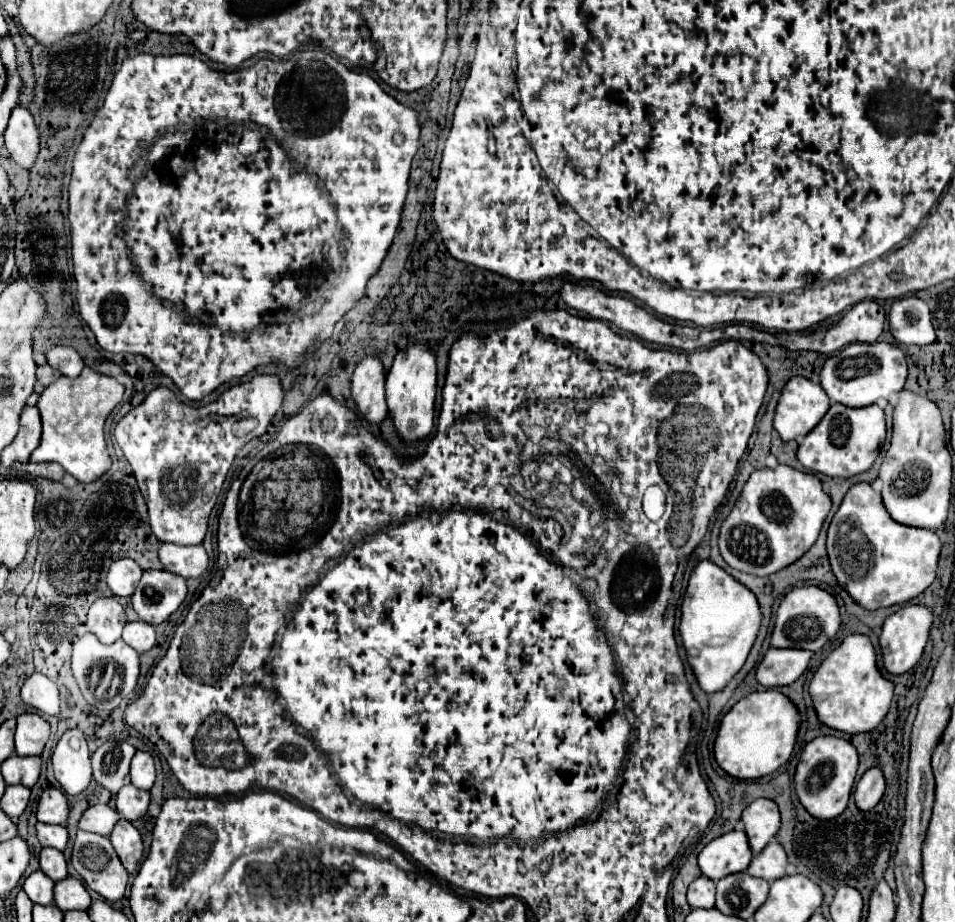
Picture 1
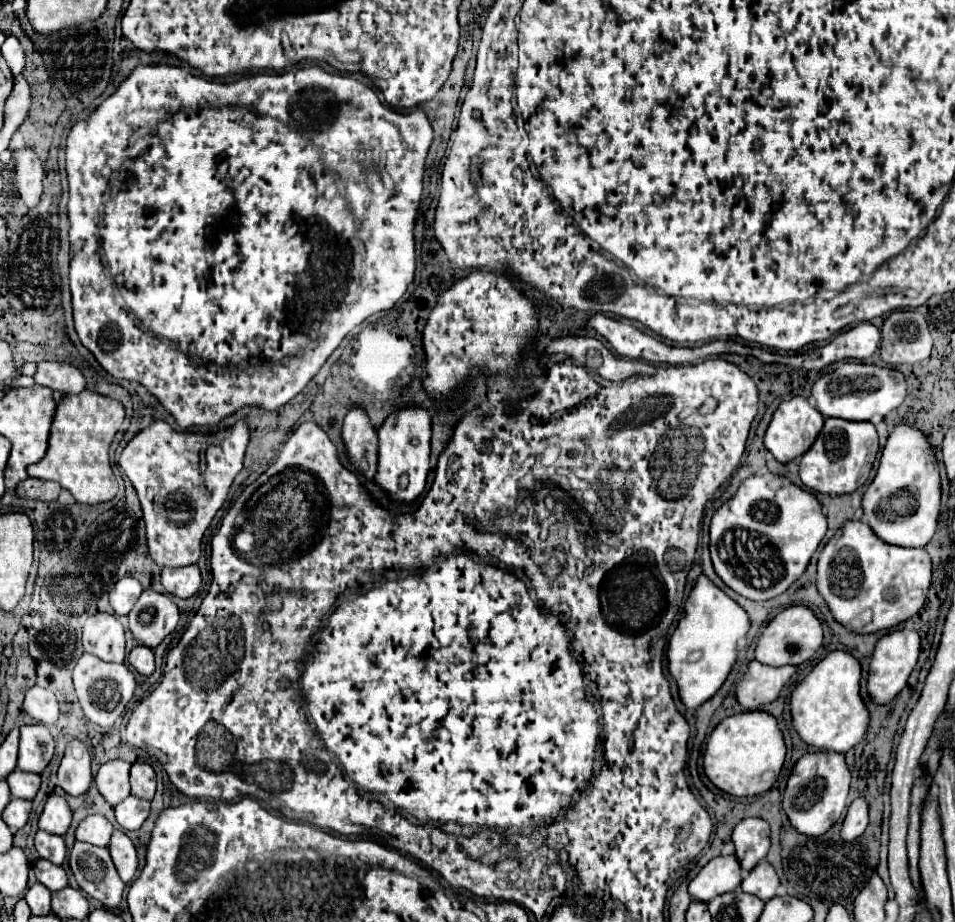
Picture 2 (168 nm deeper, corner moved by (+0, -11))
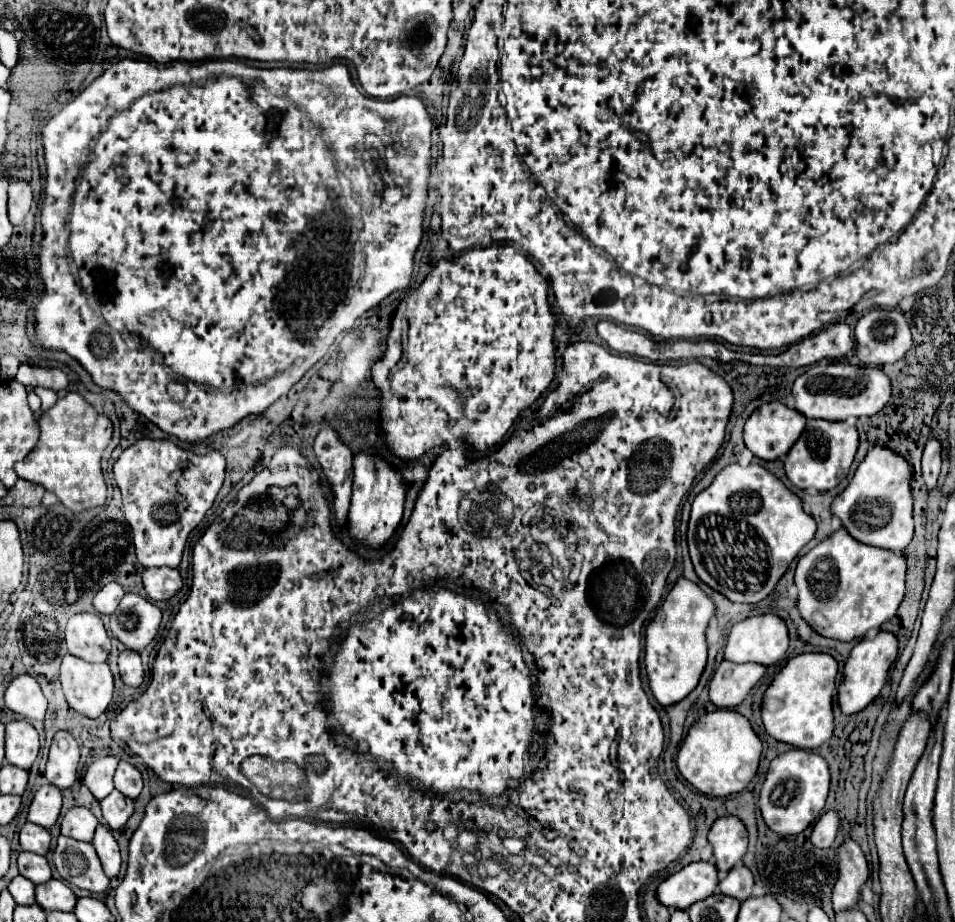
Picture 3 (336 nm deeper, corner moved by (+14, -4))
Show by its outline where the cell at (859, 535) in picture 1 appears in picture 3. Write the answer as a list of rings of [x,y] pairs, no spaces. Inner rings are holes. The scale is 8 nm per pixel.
[[[840,527],[798,559],[796,585],[802,617],[824,637],[852,641],[896,615],[906,593],[906,557],[868,547]]]

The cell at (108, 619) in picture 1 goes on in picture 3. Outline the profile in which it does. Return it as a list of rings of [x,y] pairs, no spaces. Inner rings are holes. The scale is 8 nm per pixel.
[[[96,613],[72,615],[66,623],[64,641],[66,641],[68,653],[84,661],[100,663],[100,661],[106,661],[110,653],[110,637],[104,629],[102,617]]]

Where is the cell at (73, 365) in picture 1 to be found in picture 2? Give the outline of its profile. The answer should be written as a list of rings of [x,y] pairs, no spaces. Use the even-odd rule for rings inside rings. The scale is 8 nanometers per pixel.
[[[40,362],[34,374],[34,382],[38,386],[46,386],[50,390],[58,390],[64,394],[78,394],[86,388],[82,372],[72,364],[60,362]]]

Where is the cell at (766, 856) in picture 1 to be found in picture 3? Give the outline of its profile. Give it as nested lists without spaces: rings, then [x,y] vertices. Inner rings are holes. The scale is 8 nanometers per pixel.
[[[740,861],[738,865],[734,865],[726,879],[720,881],[718,889],[728,895],[728,897],[736,897],[740,901],[746,901],[752,895],[752,887],[754,887],[754,875],[750,873],[750,869]]]

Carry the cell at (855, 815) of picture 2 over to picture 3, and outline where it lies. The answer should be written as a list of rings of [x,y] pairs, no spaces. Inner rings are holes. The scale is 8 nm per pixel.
[[[830,809],[826,811],[814,825],[814,831],[810,835],[812,843],[820,849],[828,849],[832,847],[836,835],[838,835],[838,829],[840,829],[840,815],[836,809]]]

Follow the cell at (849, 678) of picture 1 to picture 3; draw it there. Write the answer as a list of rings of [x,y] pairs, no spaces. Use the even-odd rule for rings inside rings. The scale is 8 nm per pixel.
[[[802,653],[786,663],[764,693],[762,721],[766,731],[798,749],[818,749],[834,735],[832,699],[836,691],[838,663],[828,653]]]

